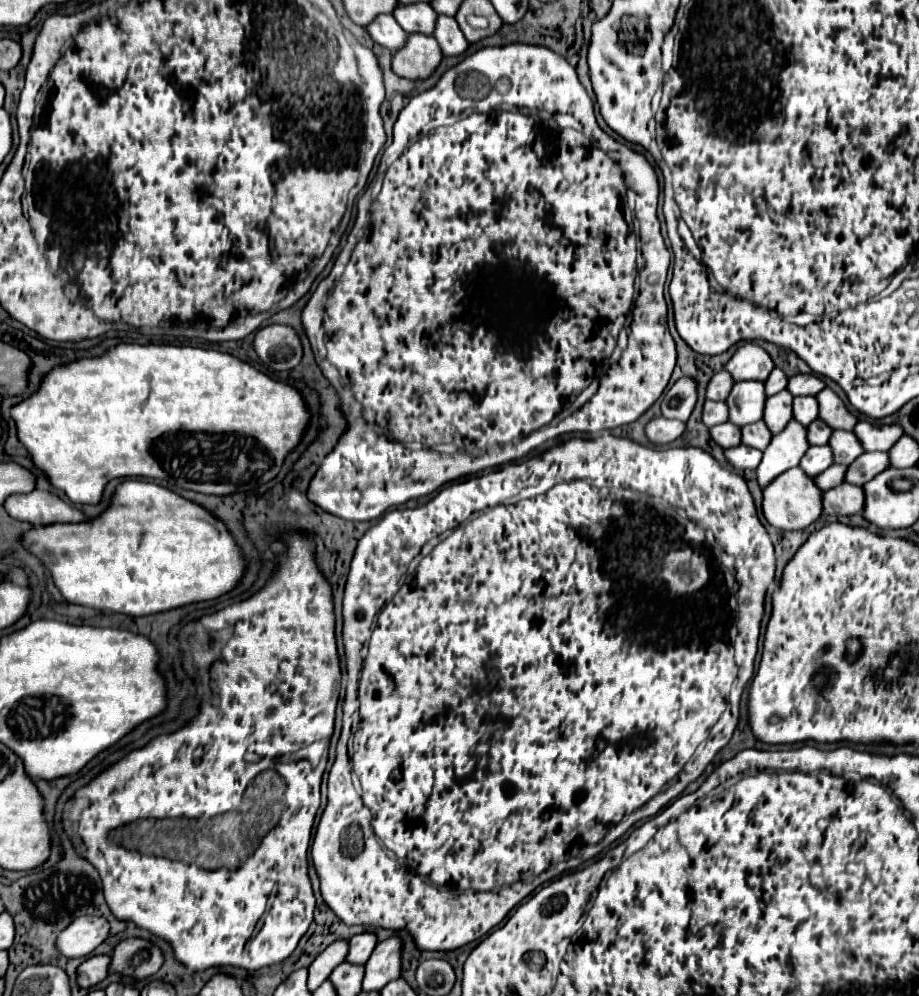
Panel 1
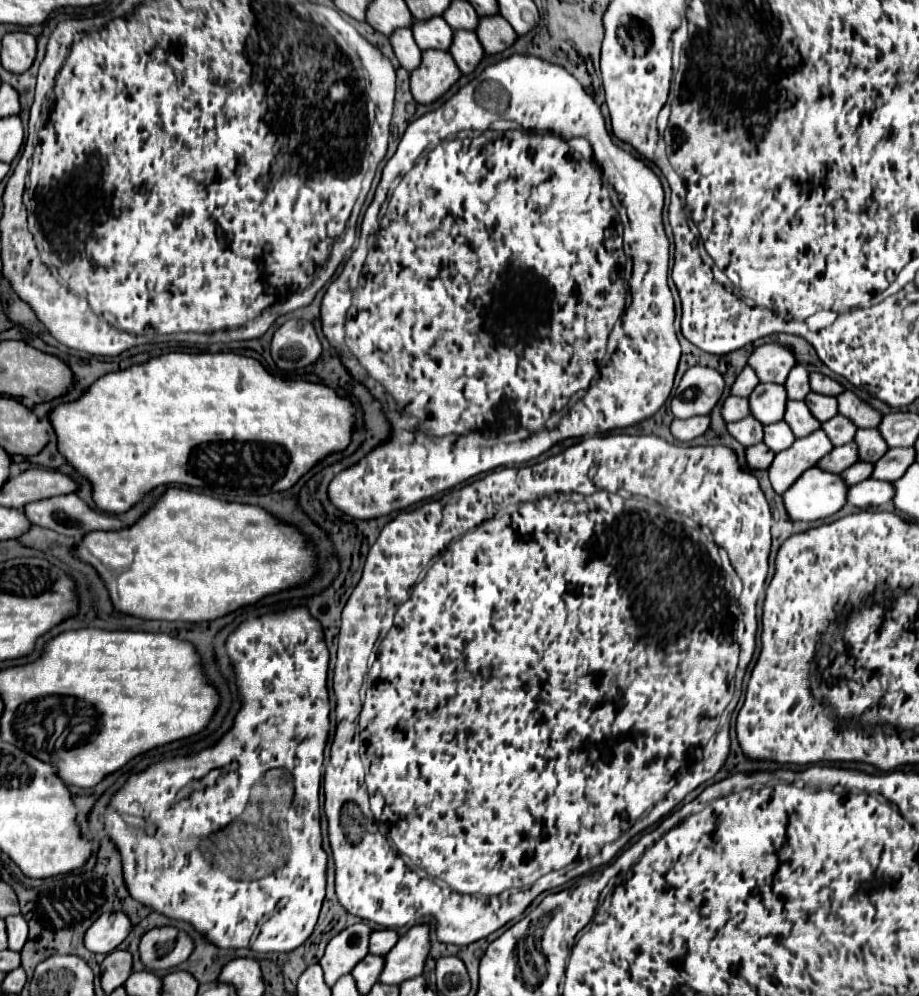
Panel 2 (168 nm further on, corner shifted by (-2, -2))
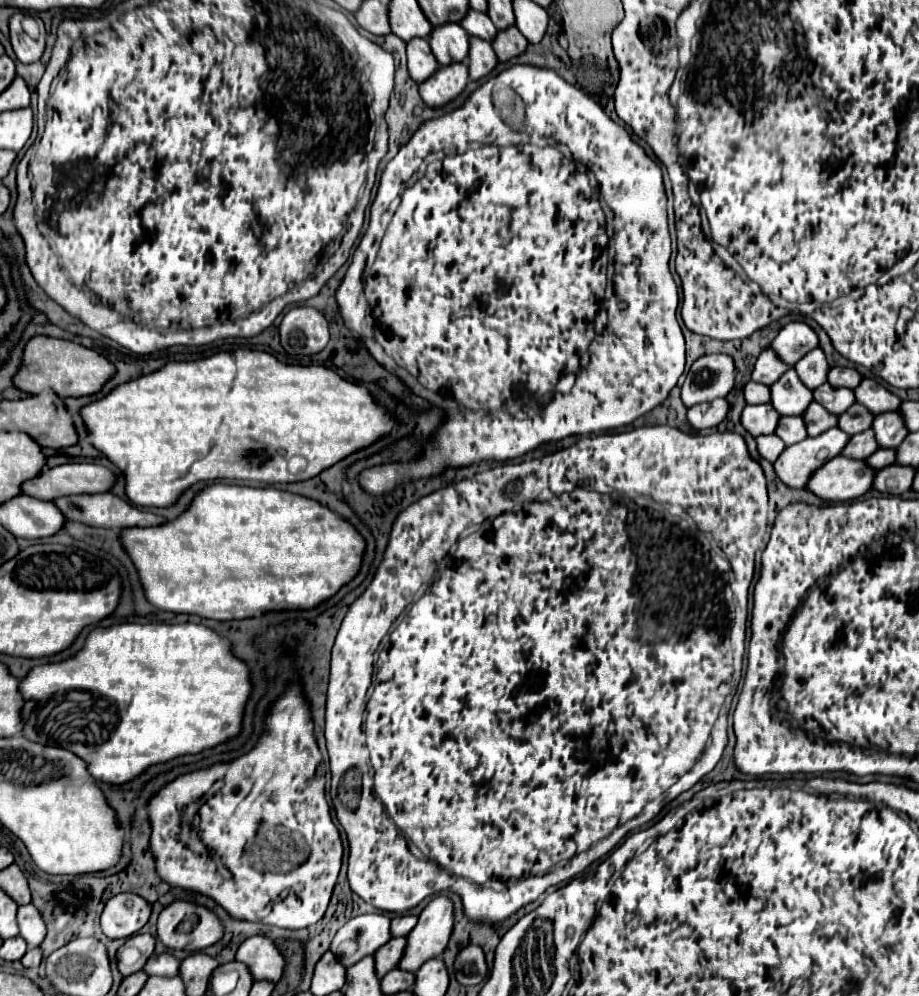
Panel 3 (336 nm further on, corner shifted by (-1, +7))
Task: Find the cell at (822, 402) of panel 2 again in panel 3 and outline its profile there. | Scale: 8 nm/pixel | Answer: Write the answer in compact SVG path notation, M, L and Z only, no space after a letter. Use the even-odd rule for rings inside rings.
M828 383L816 387L812 393L814 393L814 399L816 399L826 411L830 411L830 413L834 413L834 415L844 413L844 411L856 401L852 389L846 389L846 387L834 389L834 387L830 387Z

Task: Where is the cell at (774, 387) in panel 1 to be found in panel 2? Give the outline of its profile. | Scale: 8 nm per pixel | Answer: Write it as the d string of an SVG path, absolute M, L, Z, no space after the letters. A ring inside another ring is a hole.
M797 364L787 382L785 382L785 388L787 388L787 394L791 400L805 400L805 396L811 392L811 386L809 386L809 370L803 366L803 364Z

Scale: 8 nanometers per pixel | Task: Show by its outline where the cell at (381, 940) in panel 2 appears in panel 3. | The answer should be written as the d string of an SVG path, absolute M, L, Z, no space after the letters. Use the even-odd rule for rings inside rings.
M394 917L390 923L390 935L392 937L404 937L412 931L412 927L416 925L416 917Z

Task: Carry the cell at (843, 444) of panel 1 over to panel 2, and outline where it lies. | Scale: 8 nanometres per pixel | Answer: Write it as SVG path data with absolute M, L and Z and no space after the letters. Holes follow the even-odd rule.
M861 428L857 430L855 442L859 446L859 458L863 462L877 462L889 448L887 442L881 438L881 432L877 428Z

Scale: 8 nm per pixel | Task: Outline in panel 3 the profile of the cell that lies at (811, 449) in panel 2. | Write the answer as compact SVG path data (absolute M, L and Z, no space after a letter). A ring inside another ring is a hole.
M832 427L818 437L806 437L780 453L780 457L774 461L774 471L784 485L802 489L816 467L840 455L840 449L844 449L848 439L850 437L838 427Z

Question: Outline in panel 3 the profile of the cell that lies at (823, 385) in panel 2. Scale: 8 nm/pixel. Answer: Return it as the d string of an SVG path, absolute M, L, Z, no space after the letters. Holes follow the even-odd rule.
M832 367L828 371L828 383L832 387L848 387L848 389L854 389L860 381L862 381L860 373L856 369L850 369L850 367Z

